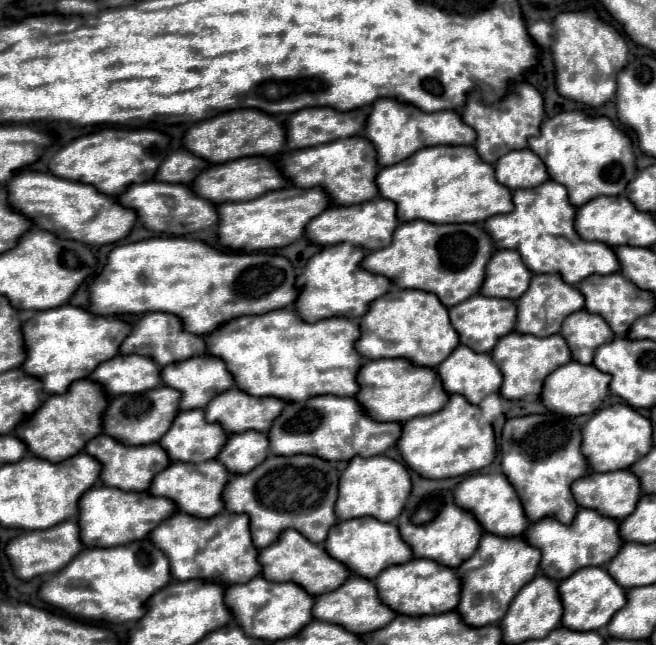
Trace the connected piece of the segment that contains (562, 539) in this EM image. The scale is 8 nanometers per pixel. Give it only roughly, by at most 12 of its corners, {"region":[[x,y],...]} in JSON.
{"region":[[580,508],[524,532],[542,572],[560,582],[620,552],[614,518]]}

